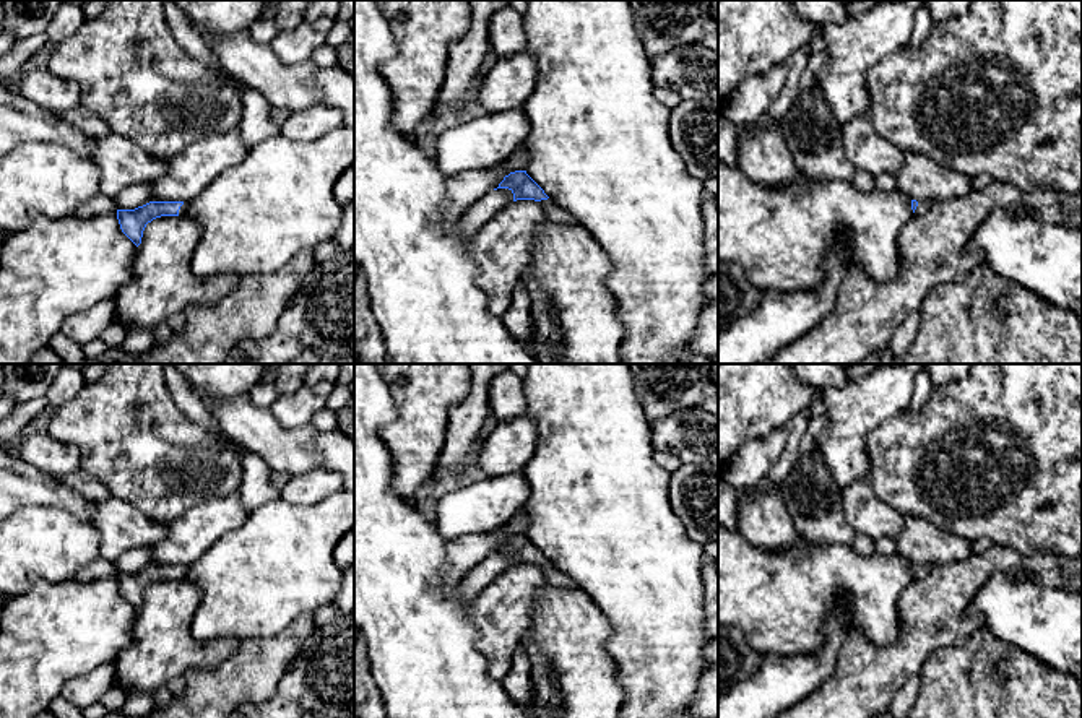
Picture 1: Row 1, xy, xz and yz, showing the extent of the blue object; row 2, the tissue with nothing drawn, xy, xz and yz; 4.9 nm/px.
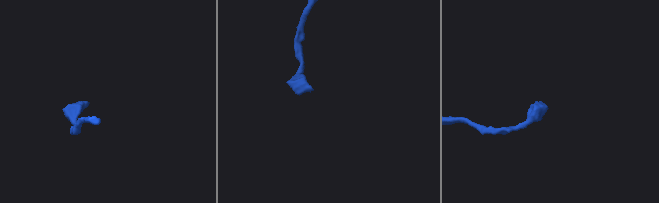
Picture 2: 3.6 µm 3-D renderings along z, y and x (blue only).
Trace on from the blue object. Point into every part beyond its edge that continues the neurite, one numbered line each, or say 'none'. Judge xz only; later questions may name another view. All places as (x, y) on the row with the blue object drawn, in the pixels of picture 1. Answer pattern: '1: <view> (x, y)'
1: xz (554, 213)

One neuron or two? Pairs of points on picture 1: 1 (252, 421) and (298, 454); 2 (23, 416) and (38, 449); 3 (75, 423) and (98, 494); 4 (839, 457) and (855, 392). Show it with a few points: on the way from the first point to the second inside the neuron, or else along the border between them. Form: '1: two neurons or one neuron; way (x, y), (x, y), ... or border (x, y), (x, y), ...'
1: one neuron; way (264, 432), (280, 449), (286, 450)
2: two neurons; border (30, 428), (18, 437)
3: two neurons; border (80, 468), (98, 478), (112, 496)
4: one neuron; way (843, 441), (855, 408)

